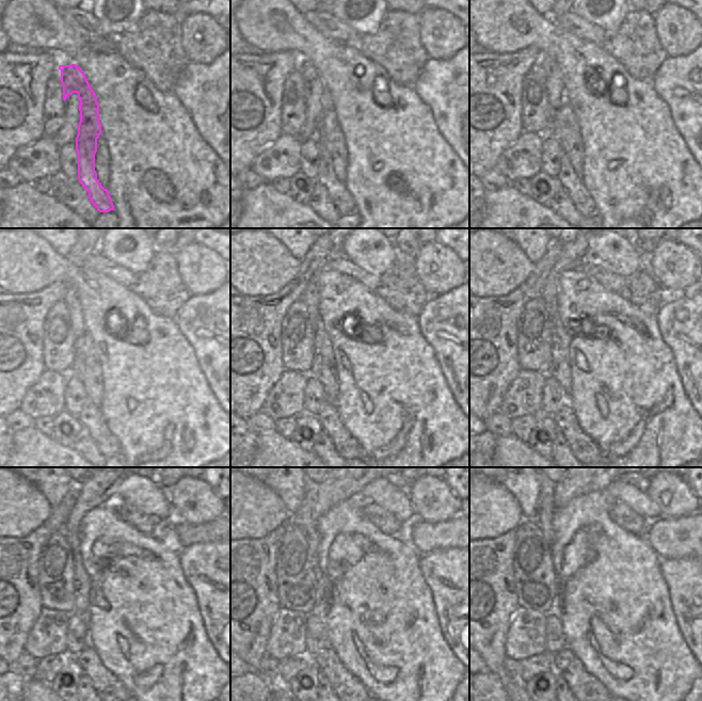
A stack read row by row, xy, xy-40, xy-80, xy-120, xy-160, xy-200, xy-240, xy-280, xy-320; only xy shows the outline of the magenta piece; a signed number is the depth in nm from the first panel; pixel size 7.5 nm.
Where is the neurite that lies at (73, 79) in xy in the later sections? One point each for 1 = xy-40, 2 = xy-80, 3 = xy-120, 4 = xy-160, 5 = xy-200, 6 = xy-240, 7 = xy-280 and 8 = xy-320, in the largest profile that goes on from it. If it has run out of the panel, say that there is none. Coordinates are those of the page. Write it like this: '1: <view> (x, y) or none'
1: xy-40 (339, 195)
2: xy-80 (571, 182)
3: xy-120 (91, 417)
4: xy-160 (345, 444)
5: xy-200 (580, 444)
6: xy-240 (106, 684)
7: xy-280 (344, 684)
8: xy-320 (581, 684)

